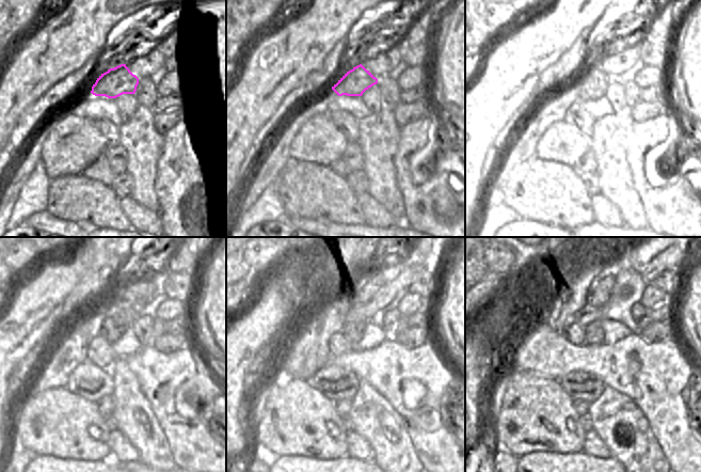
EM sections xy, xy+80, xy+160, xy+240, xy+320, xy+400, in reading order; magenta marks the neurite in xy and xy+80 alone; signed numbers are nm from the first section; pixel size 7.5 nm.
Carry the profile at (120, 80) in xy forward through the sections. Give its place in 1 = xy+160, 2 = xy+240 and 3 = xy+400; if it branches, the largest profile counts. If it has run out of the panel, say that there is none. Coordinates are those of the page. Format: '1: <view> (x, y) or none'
1: xy+160 (593, 84)
2: xy+240 (111, 330)
3: xy+400 (593, 333)

